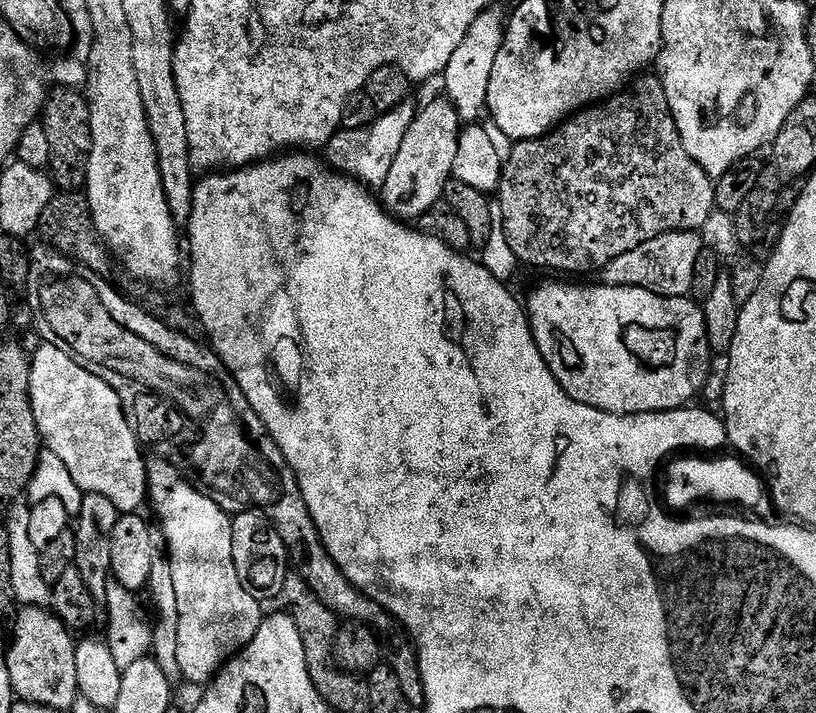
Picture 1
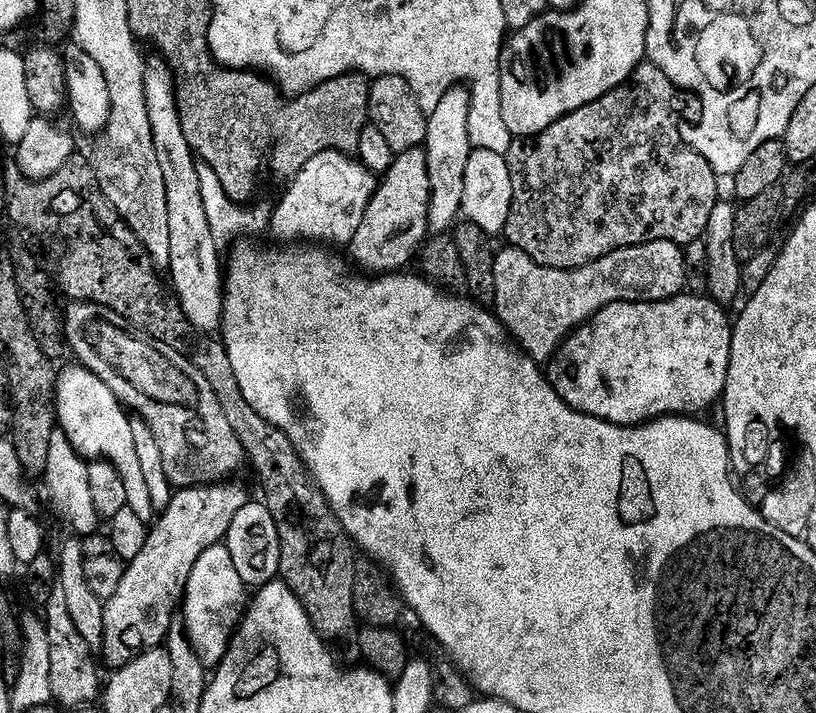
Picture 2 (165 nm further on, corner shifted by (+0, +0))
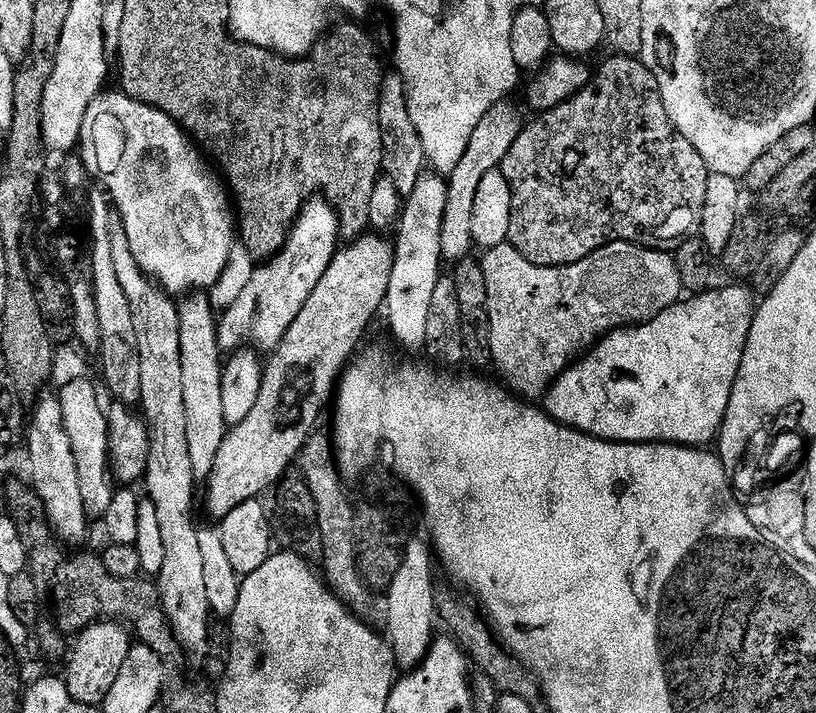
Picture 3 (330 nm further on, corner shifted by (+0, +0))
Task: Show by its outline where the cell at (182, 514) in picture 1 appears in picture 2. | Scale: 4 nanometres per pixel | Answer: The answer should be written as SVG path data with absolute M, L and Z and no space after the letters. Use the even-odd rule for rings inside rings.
M227 543L210 546L210 550L206 550L206 554L202 554L198 562L194 562L182 601L182 627L188 634L194 654L205 669L215 670L220 667L222 658L228 653L228 643L236 635L236 629L244 619L249 600L246 585L242 578L238 578L238 570L234 567L234 558L230 558Z

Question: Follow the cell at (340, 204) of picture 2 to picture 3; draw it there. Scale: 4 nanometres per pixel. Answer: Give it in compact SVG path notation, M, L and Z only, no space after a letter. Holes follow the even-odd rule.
M323 198L309 200L293 224L283 250L261 263L234 306L223 309L216 325L221 353L231 354L247 348L260 354L272 353L286 330L290 330L290 322L306 306L306 298L314 294L314 286L318 286L322 274L326 274L326 266L336 257L341 240L340 219L332 205Z

